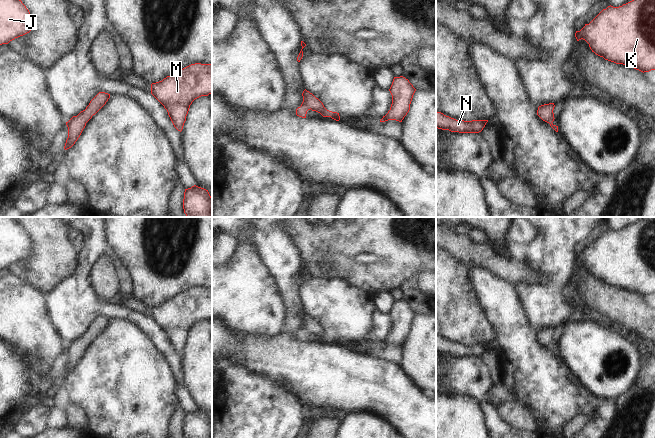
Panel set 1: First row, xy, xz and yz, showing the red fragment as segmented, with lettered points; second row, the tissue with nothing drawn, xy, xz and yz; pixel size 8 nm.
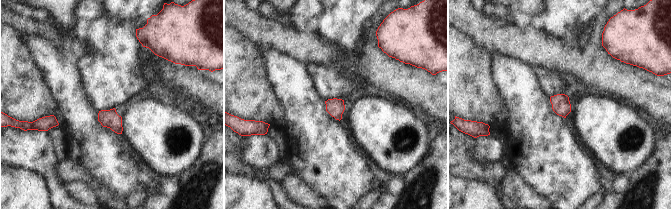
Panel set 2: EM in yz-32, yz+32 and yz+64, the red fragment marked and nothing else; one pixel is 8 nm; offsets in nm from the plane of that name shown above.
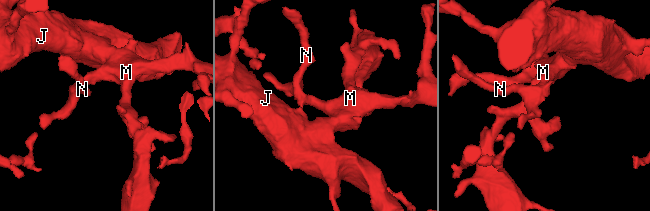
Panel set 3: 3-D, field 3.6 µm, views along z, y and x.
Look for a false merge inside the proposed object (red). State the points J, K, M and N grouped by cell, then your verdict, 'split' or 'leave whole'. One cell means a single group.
J K M N | leave whole

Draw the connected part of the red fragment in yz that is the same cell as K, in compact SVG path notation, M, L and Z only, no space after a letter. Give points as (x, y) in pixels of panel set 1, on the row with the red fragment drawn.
M632 0L619 7L610 5L580 31L576 31L575 37L577 41L585 40L592 52L605 60L623 64L643 73L655 70L655 0Z

